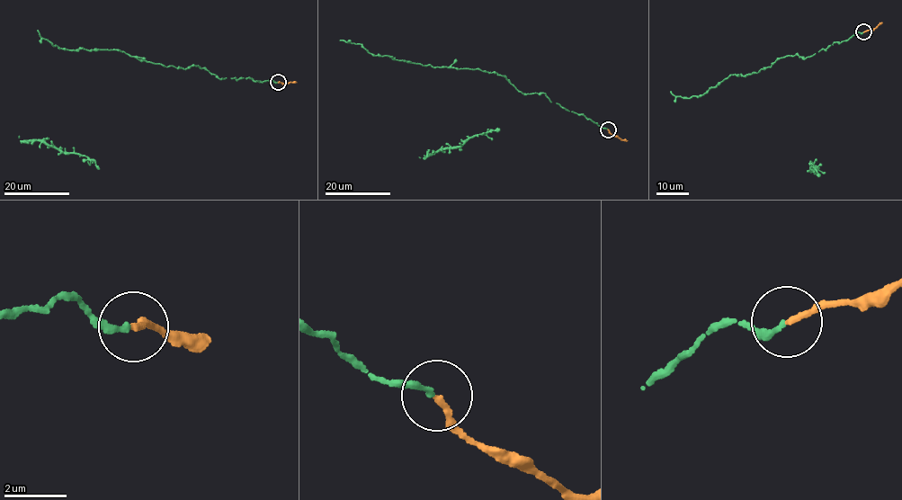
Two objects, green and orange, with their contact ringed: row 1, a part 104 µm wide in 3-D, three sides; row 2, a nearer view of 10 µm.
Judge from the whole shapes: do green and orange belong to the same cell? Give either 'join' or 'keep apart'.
join

